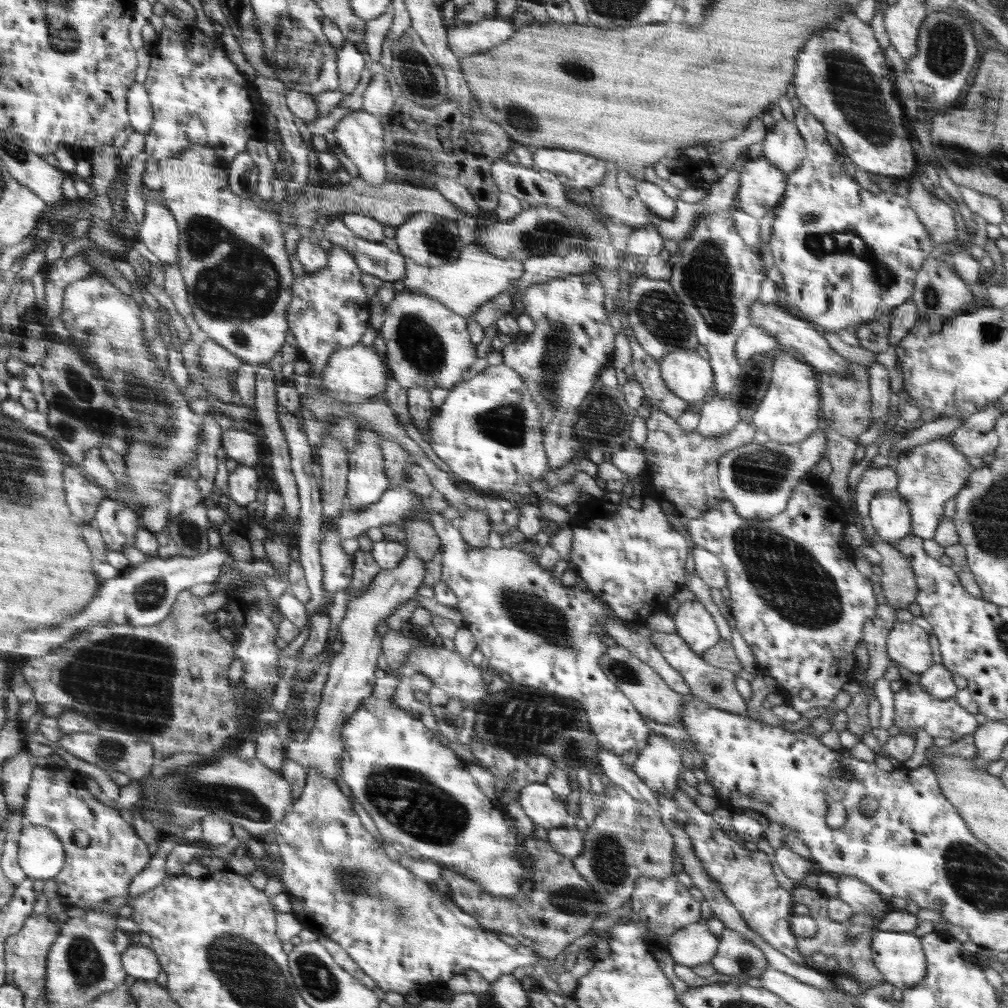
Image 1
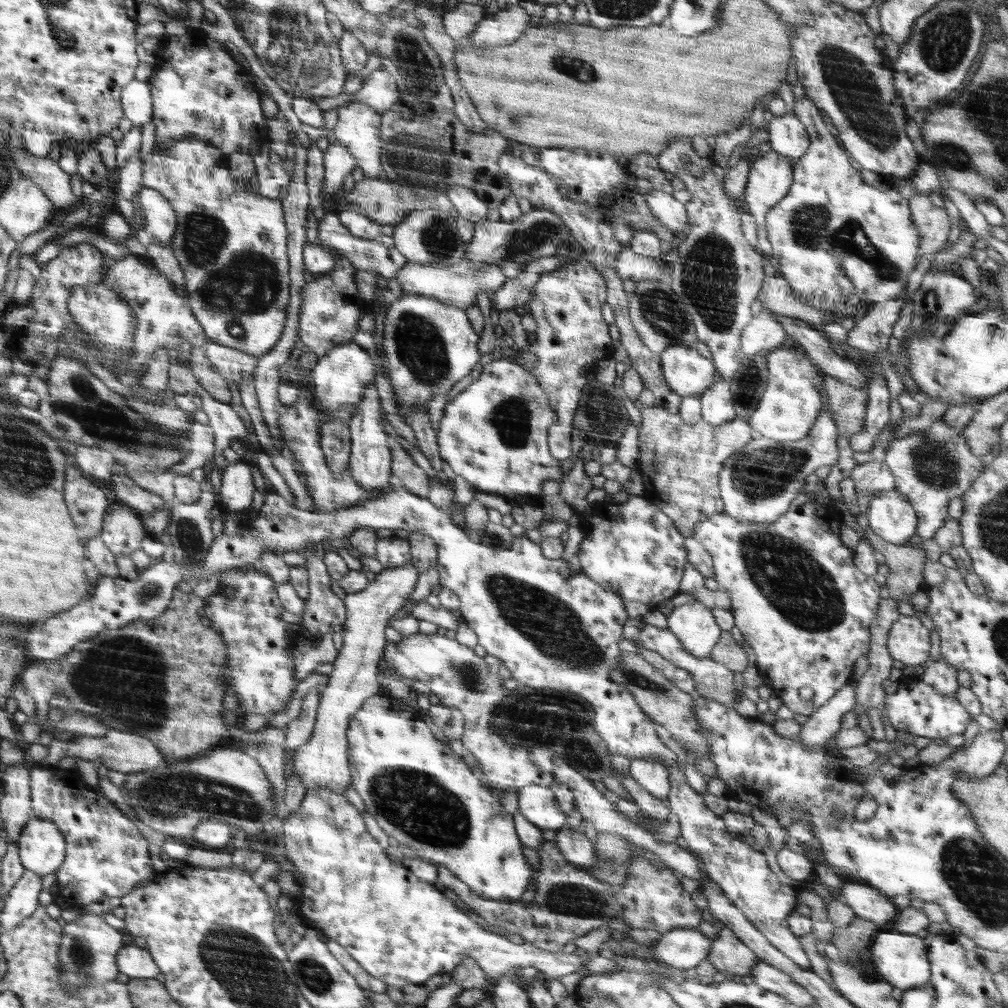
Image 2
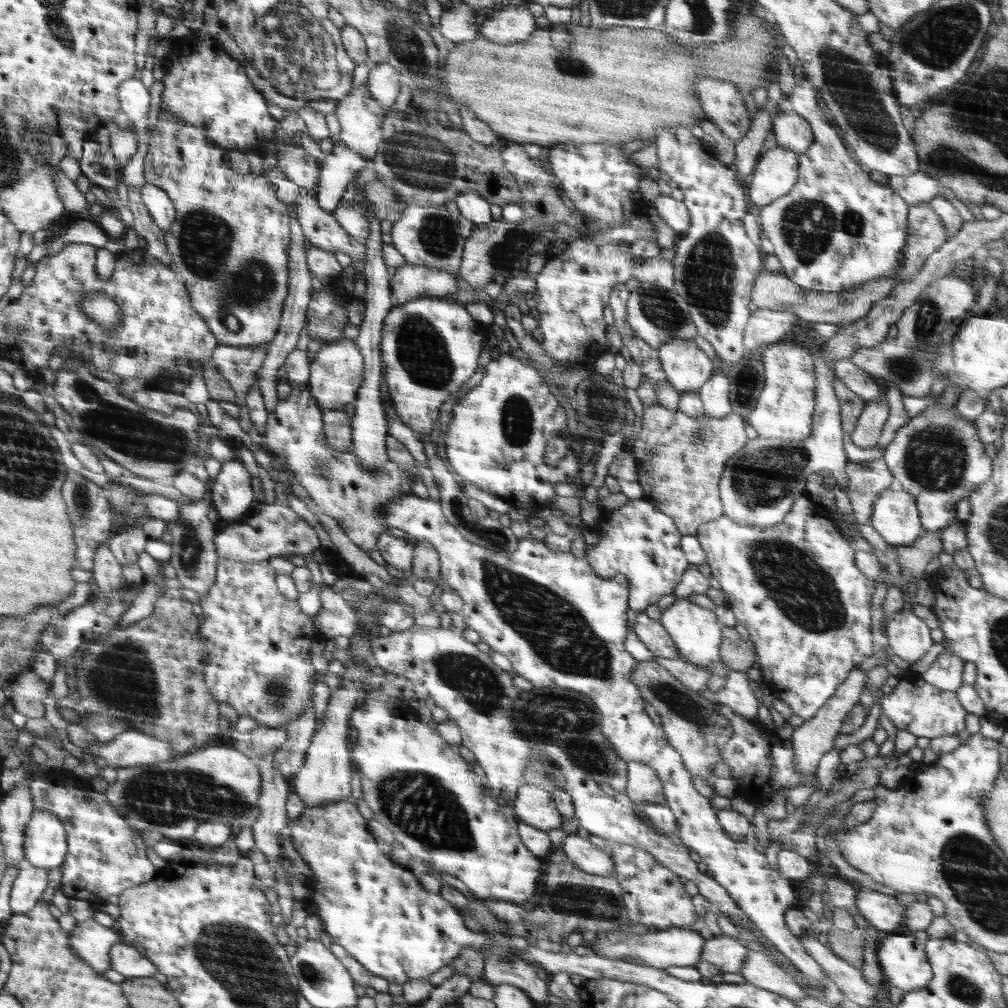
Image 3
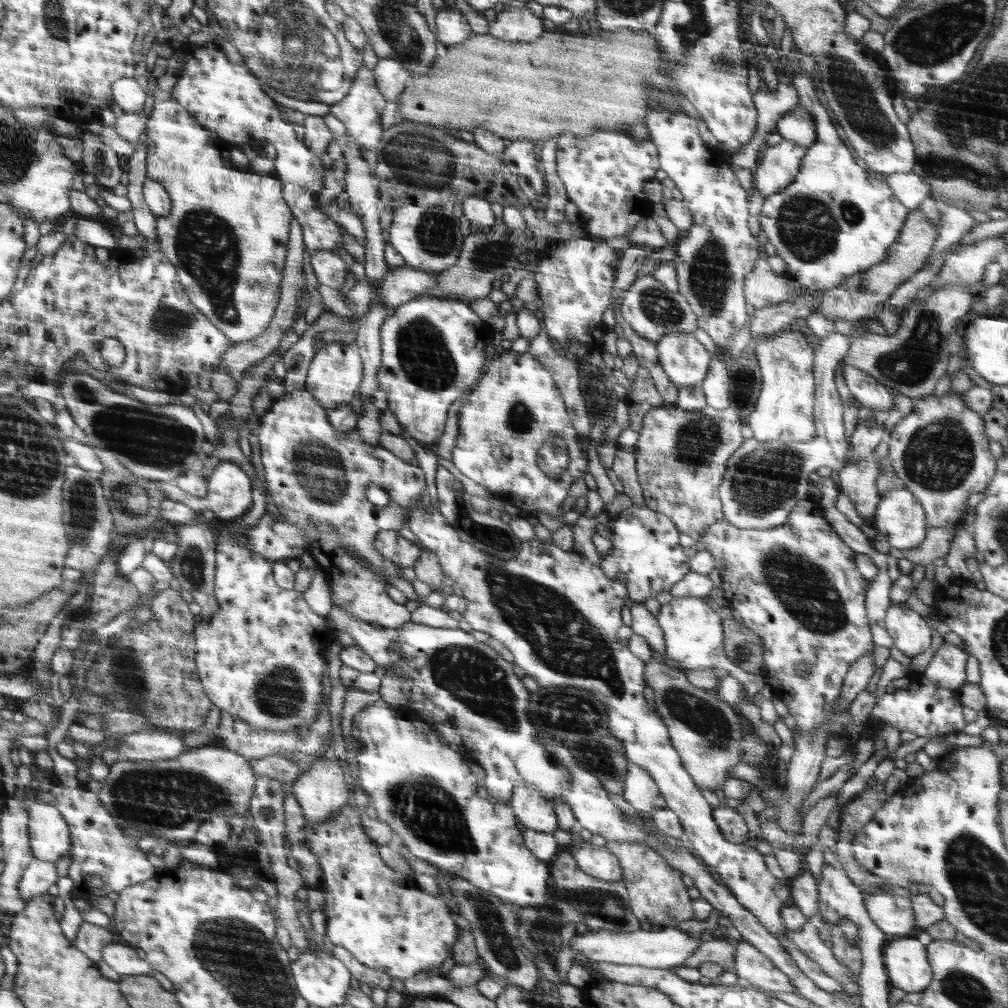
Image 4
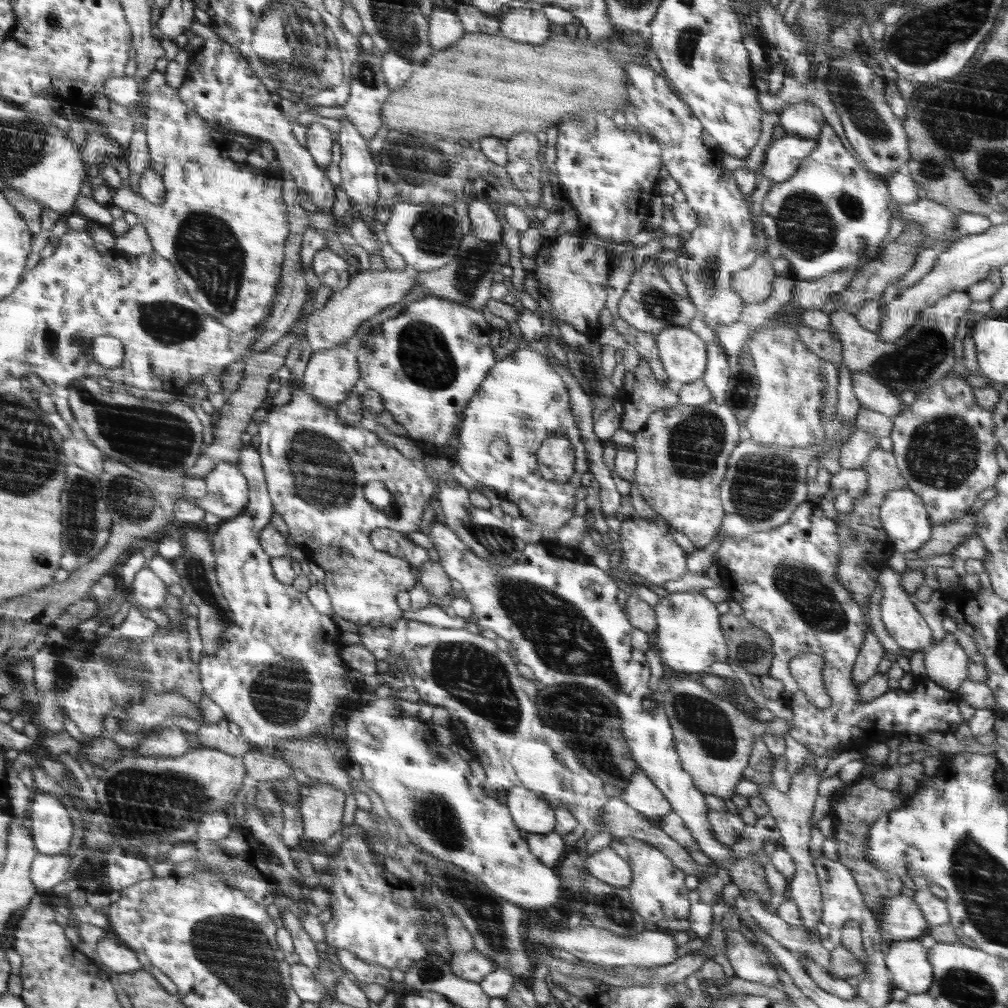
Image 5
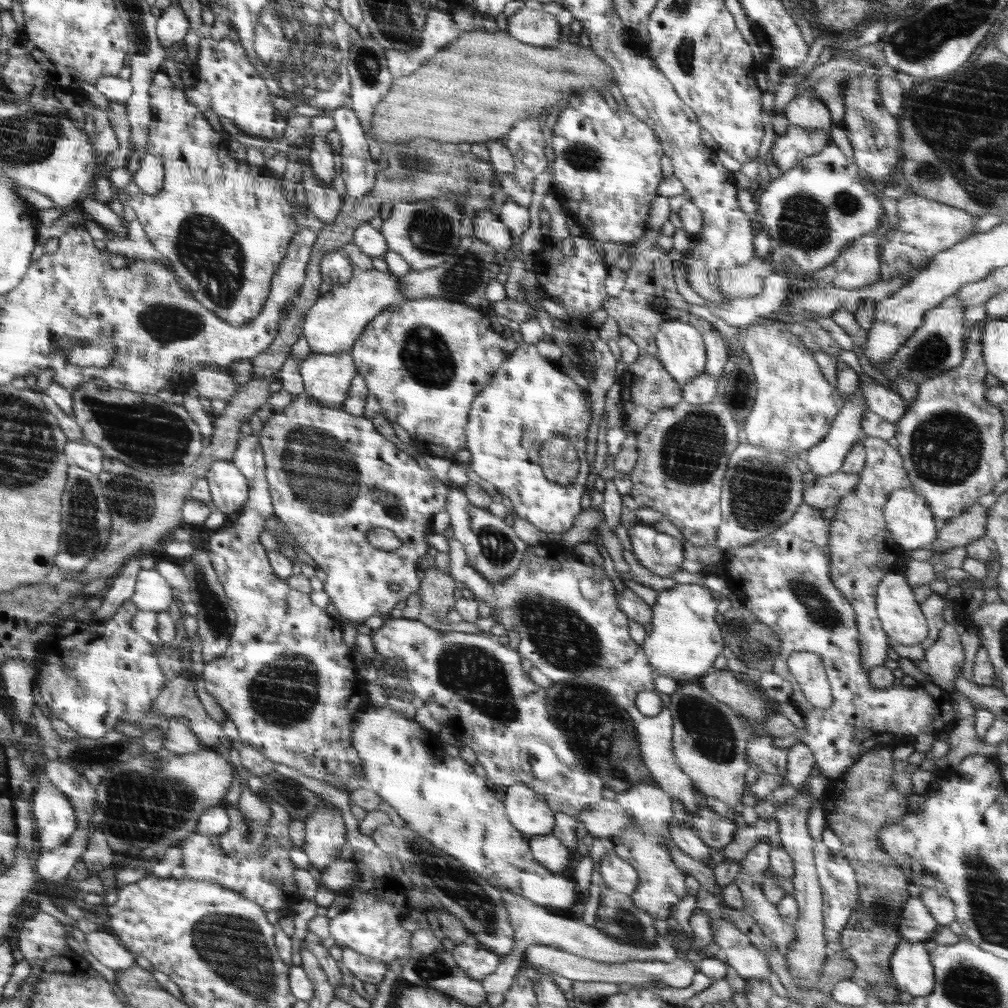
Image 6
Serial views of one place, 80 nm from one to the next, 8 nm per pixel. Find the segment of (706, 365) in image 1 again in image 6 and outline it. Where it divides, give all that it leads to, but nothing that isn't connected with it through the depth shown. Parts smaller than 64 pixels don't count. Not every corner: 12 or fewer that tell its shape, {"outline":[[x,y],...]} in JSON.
{"outline":[[687,319],[654,329],[658,359],[682,386],[705,372]]}

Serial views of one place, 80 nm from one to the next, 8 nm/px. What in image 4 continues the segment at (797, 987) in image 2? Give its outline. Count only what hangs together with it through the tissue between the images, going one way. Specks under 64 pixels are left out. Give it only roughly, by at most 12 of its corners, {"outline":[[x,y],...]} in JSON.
{"outline":[[747,941],[734,942],[733,970],[763,990],[795,992],[788,975]]}

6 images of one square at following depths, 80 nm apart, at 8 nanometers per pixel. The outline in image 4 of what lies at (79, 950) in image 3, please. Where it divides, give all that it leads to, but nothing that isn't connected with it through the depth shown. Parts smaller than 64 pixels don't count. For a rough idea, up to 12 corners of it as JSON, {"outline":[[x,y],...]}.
{"outline":[[84,921],[75,945],[95,963],[112,943],[110,927]]}

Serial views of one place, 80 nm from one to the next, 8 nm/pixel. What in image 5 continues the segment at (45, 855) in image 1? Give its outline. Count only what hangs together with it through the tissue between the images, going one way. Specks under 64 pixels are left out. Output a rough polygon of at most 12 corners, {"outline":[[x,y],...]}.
{"outline":[[36,791],[28,818],[35,849],[68,849],[74,824],[56,795]]}

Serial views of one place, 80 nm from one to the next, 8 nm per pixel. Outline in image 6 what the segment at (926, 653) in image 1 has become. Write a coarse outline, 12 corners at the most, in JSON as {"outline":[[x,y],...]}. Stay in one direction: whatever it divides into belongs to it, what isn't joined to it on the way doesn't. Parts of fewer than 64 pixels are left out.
{"outline":[[880,580],[881,628],[902,646],[920,645],[929,629],[908,580]]}

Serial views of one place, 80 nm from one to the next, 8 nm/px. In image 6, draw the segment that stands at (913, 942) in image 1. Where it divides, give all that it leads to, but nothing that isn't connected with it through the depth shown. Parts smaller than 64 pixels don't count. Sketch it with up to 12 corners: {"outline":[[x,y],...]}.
{"outline":[[924,943],[899,944],[889,960],[895,986],[928,996],[935,976]]}

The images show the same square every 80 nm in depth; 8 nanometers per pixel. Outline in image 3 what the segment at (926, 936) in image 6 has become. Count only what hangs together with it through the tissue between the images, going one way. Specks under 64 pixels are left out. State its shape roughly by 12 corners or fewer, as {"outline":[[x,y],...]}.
{"outline":[[857,887],[859,913],[884,934],[904,932],[906,905]]}

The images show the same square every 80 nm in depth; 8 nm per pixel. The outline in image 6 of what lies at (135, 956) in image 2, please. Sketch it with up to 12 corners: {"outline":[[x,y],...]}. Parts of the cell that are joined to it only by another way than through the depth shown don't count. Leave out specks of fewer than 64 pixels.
{"outline":[[111,931],[85,934],[88,950],[110,970],[135,965],[136,956]]}

